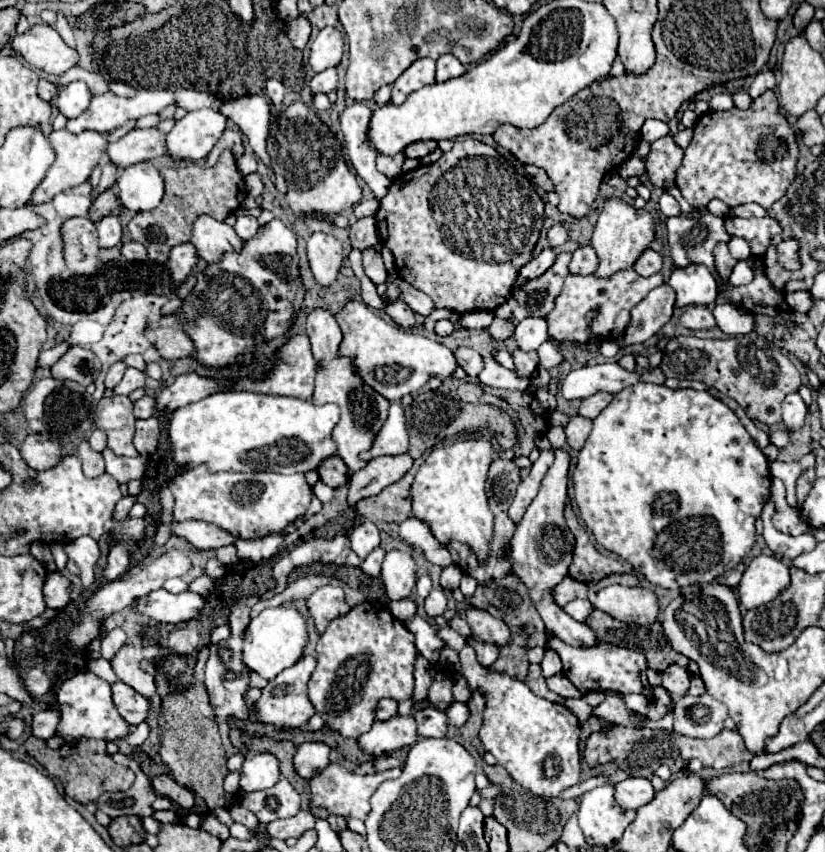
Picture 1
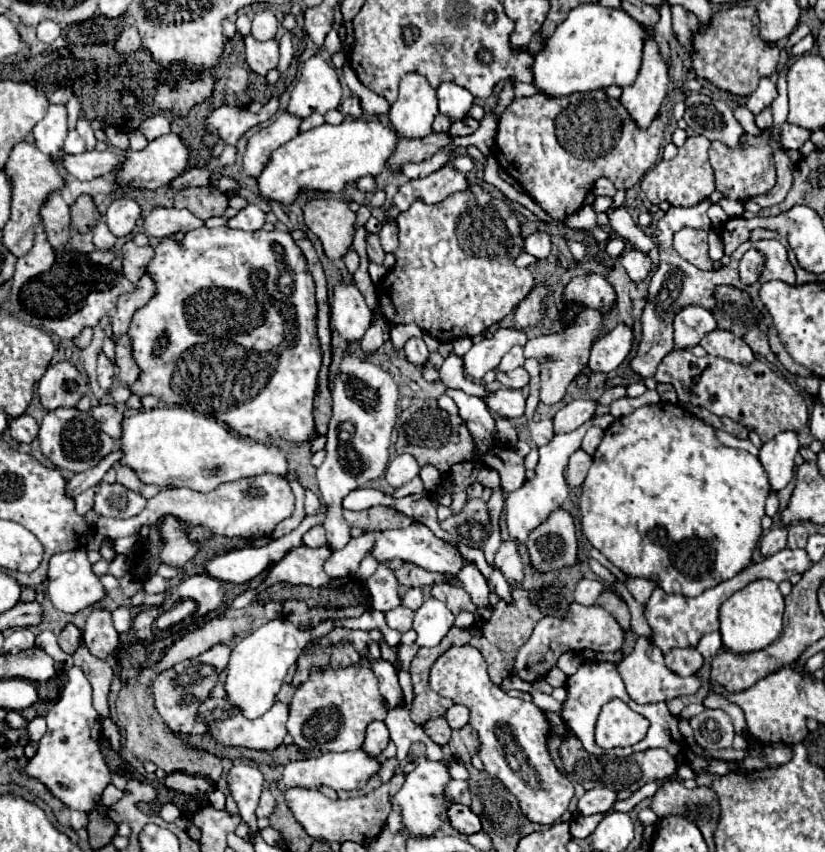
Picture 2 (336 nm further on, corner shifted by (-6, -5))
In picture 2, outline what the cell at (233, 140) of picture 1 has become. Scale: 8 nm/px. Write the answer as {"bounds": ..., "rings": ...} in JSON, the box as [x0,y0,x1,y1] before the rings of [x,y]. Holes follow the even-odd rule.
{"bounds":[171,167,211,189],"rings":[[[193,167],[179,175],[177,179],[171,181],[171,187],[175,189],[185,189],[185,187],[203,187],[209,185],[211,181],[211,171],[207,167]]]}

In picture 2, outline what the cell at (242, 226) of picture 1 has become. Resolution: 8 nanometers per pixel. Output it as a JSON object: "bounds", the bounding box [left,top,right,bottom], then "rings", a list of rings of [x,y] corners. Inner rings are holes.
{"bounds":[227,205,265,231],"rings":[[[247,205],[233,219],[229,219],[227,227],[243,229],[243,231],[259,231],[265,223],[265,213],[257,205]]]}

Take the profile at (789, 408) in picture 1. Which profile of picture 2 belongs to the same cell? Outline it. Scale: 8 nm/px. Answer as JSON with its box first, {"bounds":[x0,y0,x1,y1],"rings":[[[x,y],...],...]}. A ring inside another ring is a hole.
{"bounds":[759,431,799,491],"rings":[[[781,431],[759,451],[759,461],[769,475],[773,491],[781,491],[795,477],[795,455],[799,453],[799,437],[795,431]]]}

